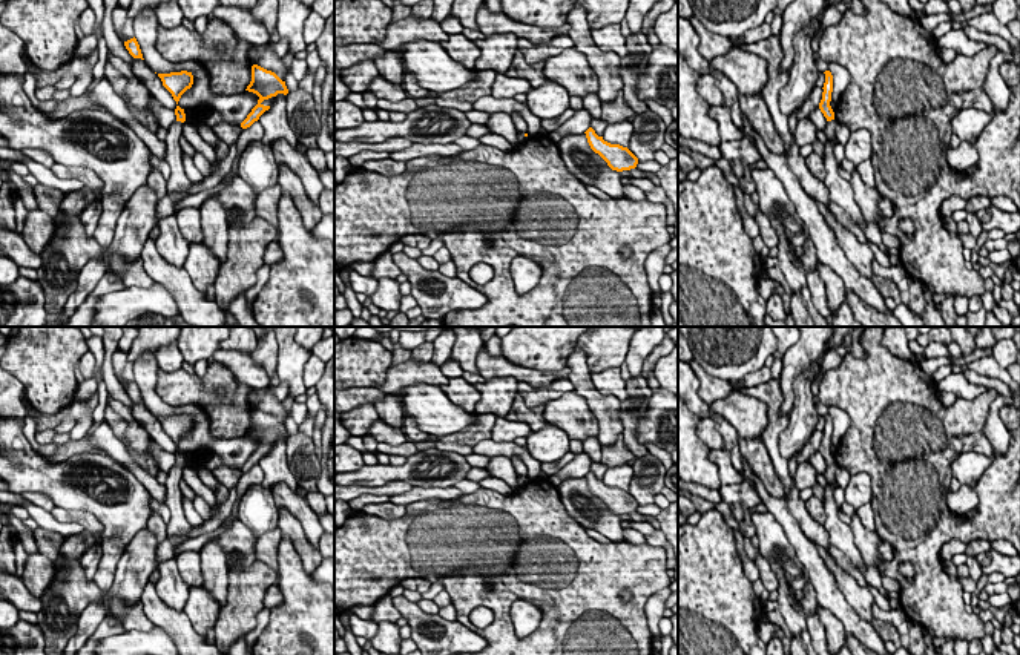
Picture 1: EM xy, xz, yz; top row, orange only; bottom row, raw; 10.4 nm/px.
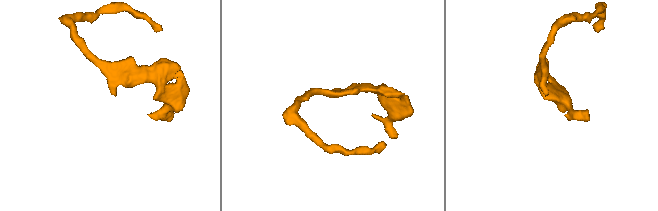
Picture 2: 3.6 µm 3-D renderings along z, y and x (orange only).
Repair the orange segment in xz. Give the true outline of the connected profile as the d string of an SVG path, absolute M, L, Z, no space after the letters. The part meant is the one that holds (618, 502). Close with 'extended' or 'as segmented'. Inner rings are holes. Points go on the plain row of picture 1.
M592 471L584 477L591 492L598 497L612 514L623 515L637 511L638 502L627 491L604 485Z; as segmented

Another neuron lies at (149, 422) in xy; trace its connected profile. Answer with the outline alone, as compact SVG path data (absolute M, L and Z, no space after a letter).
M133 402L132 403L132 416L140 426L143 426L149 436L167 453L175 454L176 445L173 443L172 437L163 430L161 422L158 417L150 414L144 403Z

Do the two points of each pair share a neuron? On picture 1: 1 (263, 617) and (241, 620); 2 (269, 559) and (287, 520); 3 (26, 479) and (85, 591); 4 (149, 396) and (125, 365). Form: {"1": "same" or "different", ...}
{"1": "different", "2": "different", "3": "different", "4": "different"}

